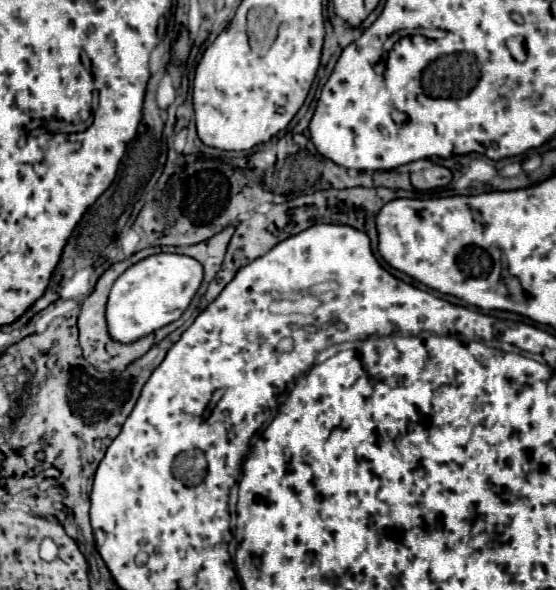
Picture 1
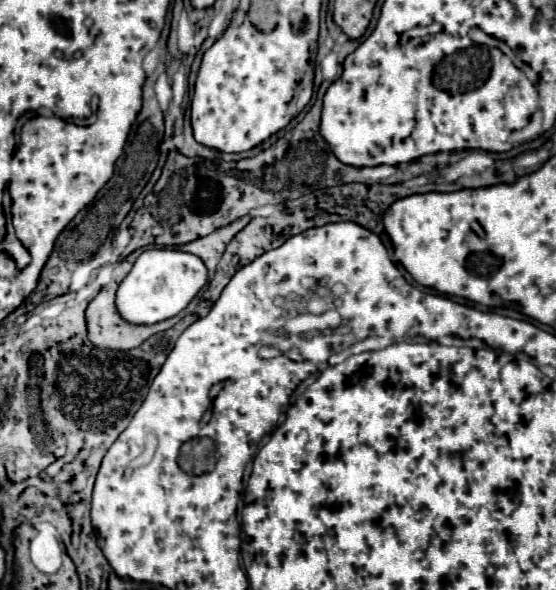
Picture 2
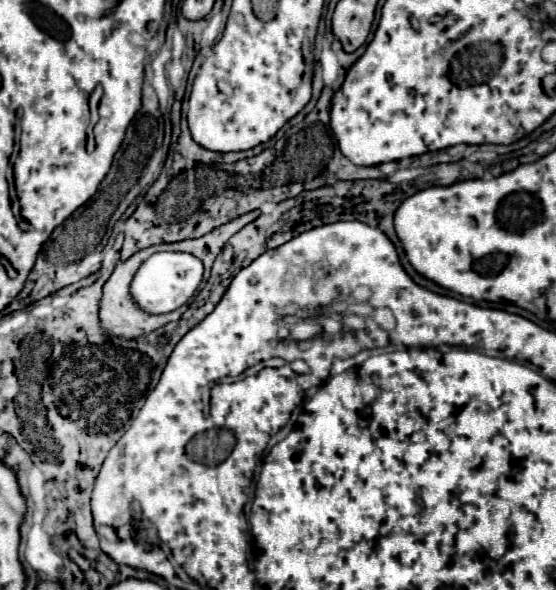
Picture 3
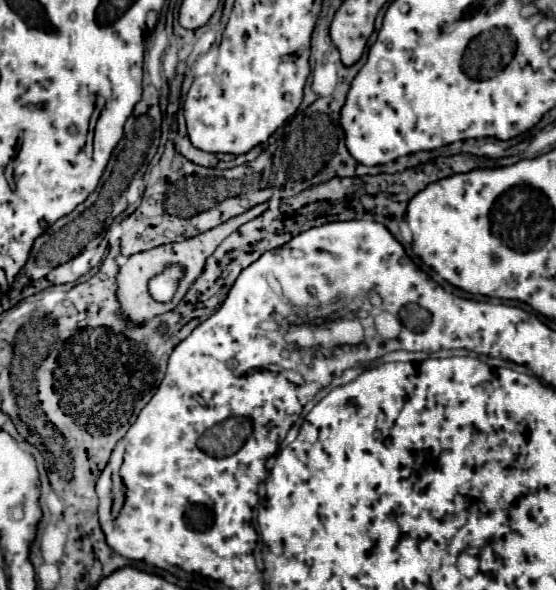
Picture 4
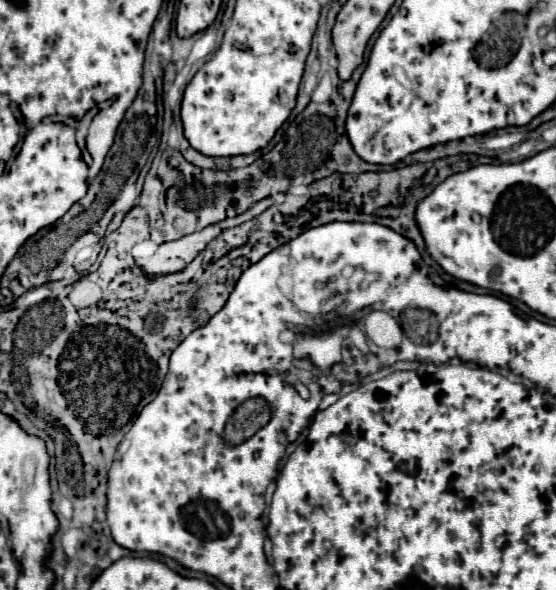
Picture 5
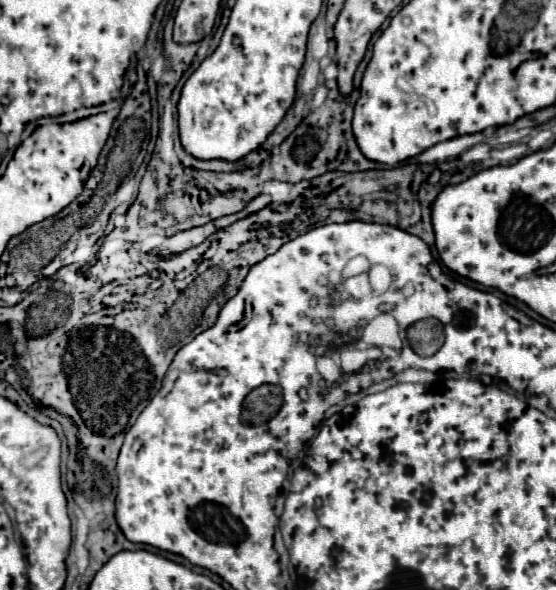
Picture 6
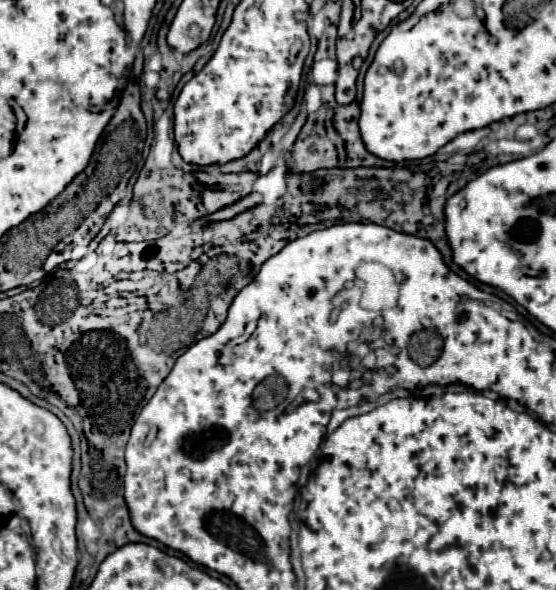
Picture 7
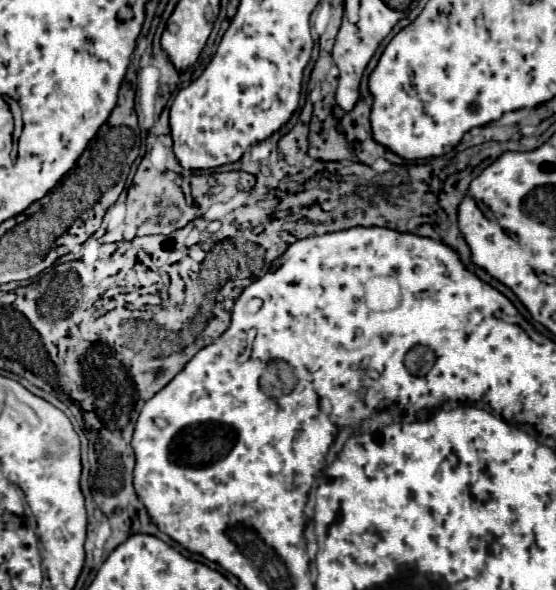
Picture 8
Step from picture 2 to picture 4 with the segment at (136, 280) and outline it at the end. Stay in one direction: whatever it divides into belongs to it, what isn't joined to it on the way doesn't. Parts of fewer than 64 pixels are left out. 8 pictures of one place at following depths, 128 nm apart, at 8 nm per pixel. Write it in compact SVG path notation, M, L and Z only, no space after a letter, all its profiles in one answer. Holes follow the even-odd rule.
M170 266L162 274L152 278L150 280L150 294L152 294L152 298L158 300L158 302L168 302L172 298L172 294L176 292L176 282L178 282L180 276L182 276L182 268Z

